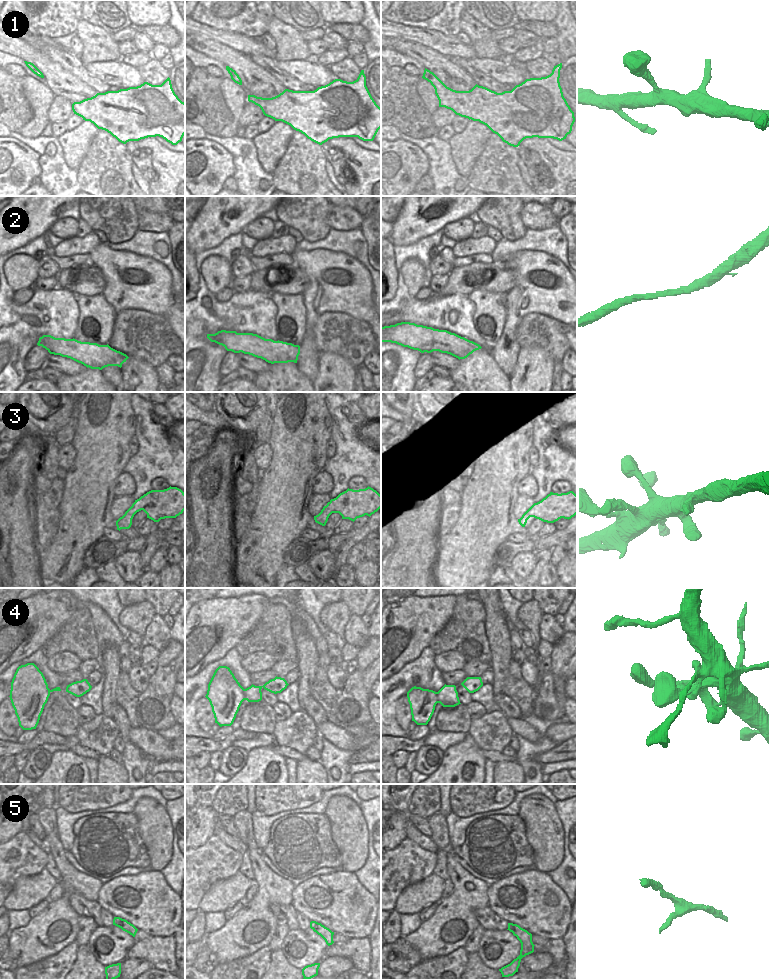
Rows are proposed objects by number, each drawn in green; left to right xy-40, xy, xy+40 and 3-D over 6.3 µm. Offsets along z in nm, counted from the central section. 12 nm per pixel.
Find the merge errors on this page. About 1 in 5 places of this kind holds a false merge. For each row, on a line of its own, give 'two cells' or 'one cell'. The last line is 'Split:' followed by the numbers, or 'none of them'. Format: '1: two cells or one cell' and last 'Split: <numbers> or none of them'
1: one cell
2: one cell
3: one cell
4: one cell
5: one cell
Split: none of them

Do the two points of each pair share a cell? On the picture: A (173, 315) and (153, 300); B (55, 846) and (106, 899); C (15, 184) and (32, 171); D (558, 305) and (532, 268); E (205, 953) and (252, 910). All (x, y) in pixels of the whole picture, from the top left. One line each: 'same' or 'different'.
A: different
B: different
C: same
D: same
E: different

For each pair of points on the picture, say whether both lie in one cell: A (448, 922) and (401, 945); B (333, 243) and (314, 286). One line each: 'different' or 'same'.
A: different
B: different

